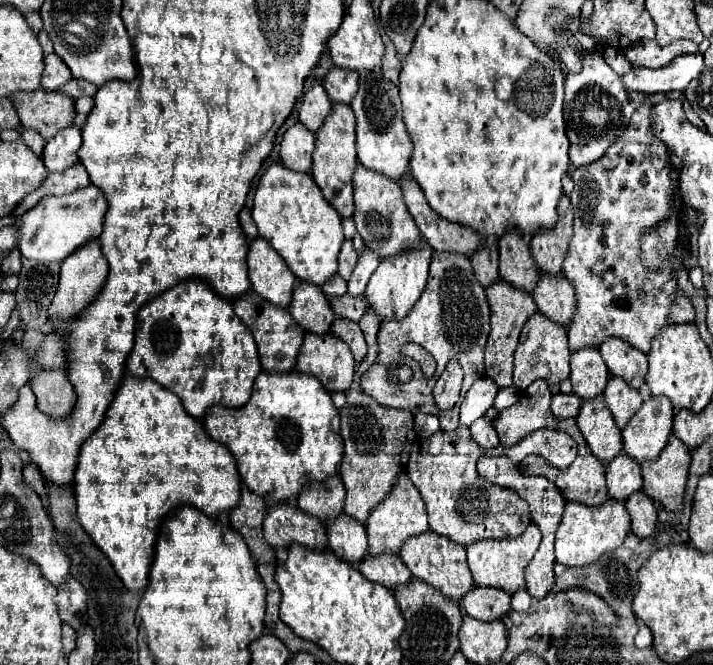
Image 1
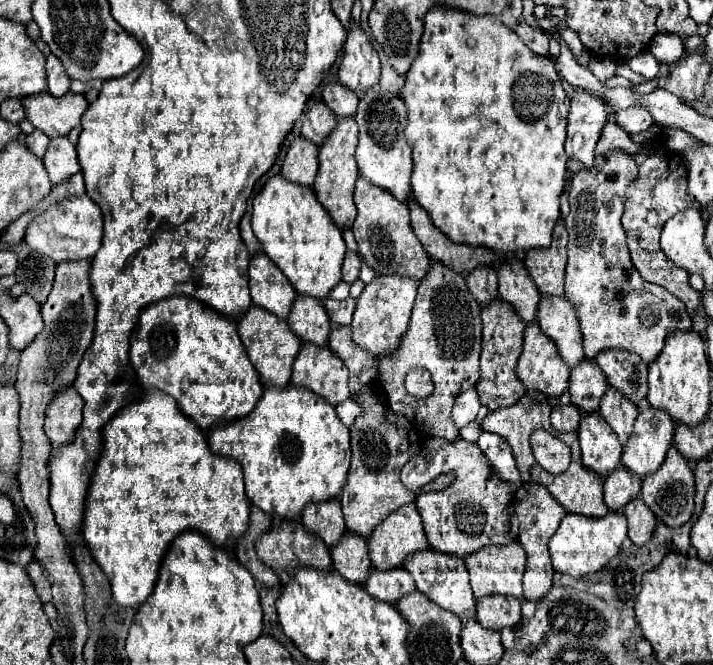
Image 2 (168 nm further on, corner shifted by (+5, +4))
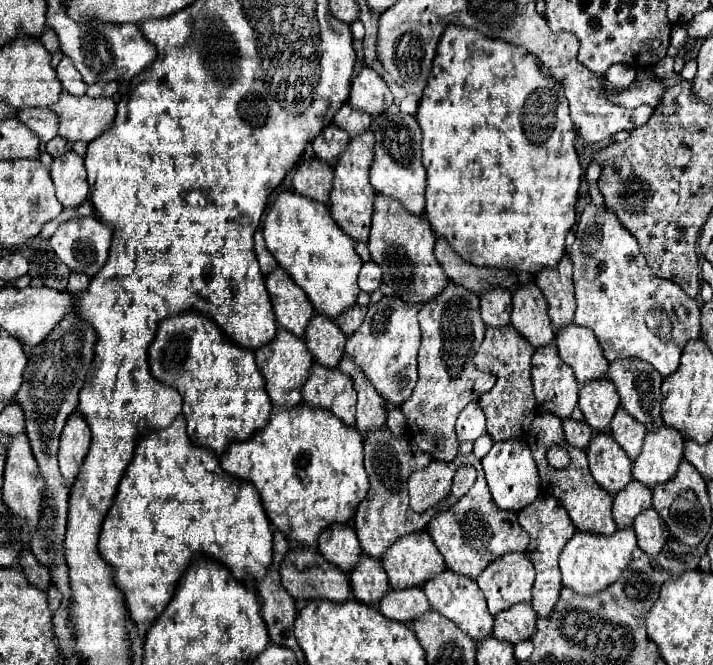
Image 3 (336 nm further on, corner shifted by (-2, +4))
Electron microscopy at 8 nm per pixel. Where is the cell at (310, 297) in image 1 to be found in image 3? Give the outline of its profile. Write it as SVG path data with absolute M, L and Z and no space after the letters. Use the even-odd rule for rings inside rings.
M316 314L306 328L304 340L318 364L326 368L338 368L338 362L344 354L346 336L342 334L334 320Z

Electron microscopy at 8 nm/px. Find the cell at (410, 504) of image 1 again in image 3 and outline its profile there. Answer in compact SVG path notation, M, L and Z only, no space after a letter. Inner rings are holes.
M426 532L396 540L388 548L388 554L384 554L382 566L394 590L424 586L424 582L446 570L444 556Z

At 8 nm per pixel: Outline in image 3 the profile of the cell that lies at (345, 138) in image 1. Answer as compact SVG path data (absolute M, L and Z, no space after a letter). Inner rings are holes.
M366 130L358 136L354 136L338 160L334 168L334 188L330 194L330 214L336 220L336 224L356 242L366 242L370 224L372 224L372 212L374 212L374 188L368 180L368 172L374 160L374 134L372 130Z

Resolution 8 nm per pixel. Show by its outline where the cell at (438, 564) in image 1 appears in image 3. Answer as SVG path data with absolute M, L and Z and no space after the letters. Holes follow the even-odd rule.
M446 570L442 572L440 576L436 576L434 580L428 580L424 584L424 594L428 596L430 600L430 606L446 616L448 620L452 620L464 634L468 634L472 640L484 640L486 636L492 634L492 624L494 624L494 616L488 612L486 608L486 600L484 600L484 594L480 592L478 584L462 574L456 574L452 570Z

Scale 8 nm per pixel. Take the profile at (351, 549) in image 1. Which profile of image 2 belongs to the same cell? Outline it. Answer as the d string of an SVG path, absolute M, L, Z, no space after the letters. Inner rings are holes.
M353 532L341 536L341 544L331 548L331 560L333 568L349 582L363 584L369 576L371 560L367 556L367 542L363 536L353 536Z

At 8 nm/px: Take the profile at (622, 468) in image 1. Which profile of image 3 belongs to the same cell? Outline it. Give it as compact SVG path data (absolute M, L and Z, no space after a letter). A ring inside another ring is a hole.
M632 480L622 492L614 496L614 520L618 528L630 528L638 512L652 506L652 490L636 480Z

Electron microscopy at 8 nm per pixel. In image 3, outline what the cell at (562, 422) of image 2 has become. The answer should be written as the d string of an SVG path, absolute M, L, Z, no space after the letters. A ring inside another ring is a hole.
M564 420L564 436L566 436L566 442L570 446L576 446L576 448L586 448L590 438L592 438L592 428L586 424L586 422L576 422L576 420Z

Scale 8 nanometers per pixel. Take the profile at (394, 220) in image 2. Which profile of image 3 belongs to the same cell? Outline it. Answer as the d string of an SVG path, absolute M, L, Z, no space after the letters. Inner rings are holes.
M376 194L368 248L372 260L382 268L384 284L394 288L396 296L406 300L406 304L410 306L426 304L428 300L436 298L450 282L440 262L434 256L434 244L436 244L436 236L428 220L422 220L406 212L396 200Z

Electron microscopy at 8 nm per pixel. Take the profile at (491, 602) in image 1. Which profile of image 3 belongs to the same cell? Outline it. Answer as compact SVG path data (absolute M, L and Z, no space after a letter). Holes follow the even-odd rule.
M528 602L516 604L506 612L500 612L494 620L494 638L506 640L510 644L530 640L536 632L536 612Z

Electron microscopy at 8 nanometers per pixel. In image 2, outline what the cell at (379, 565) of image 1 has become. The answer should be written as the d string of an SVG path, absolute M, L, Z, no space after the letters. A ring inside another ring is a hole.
M373 568L365 582L365 590L377 600L395 604L401 596L415 590L415 582L405 568L391 568L389 572L377 572Z

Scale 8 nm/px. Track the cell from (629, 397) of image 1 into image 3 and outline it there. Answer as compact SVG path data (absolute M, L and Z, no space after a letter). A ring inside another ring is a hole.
M618 408L614 420L612 420L612 428L610 428L612 438L620 444L620 448L626 452L626 456L634 462L636 456L640 454L644 436L646 436L646 426L640 424L638 420L634 420L632 416L626 416L626 412L622 408Z

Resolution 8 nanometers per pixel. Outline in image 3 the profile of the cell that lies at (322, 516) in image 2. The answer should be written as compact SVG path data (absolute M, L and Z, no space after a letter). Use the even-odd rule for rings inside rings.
M334 524L322 532L318 552L344 574L350 574L362 556L356 532L350 526Z

